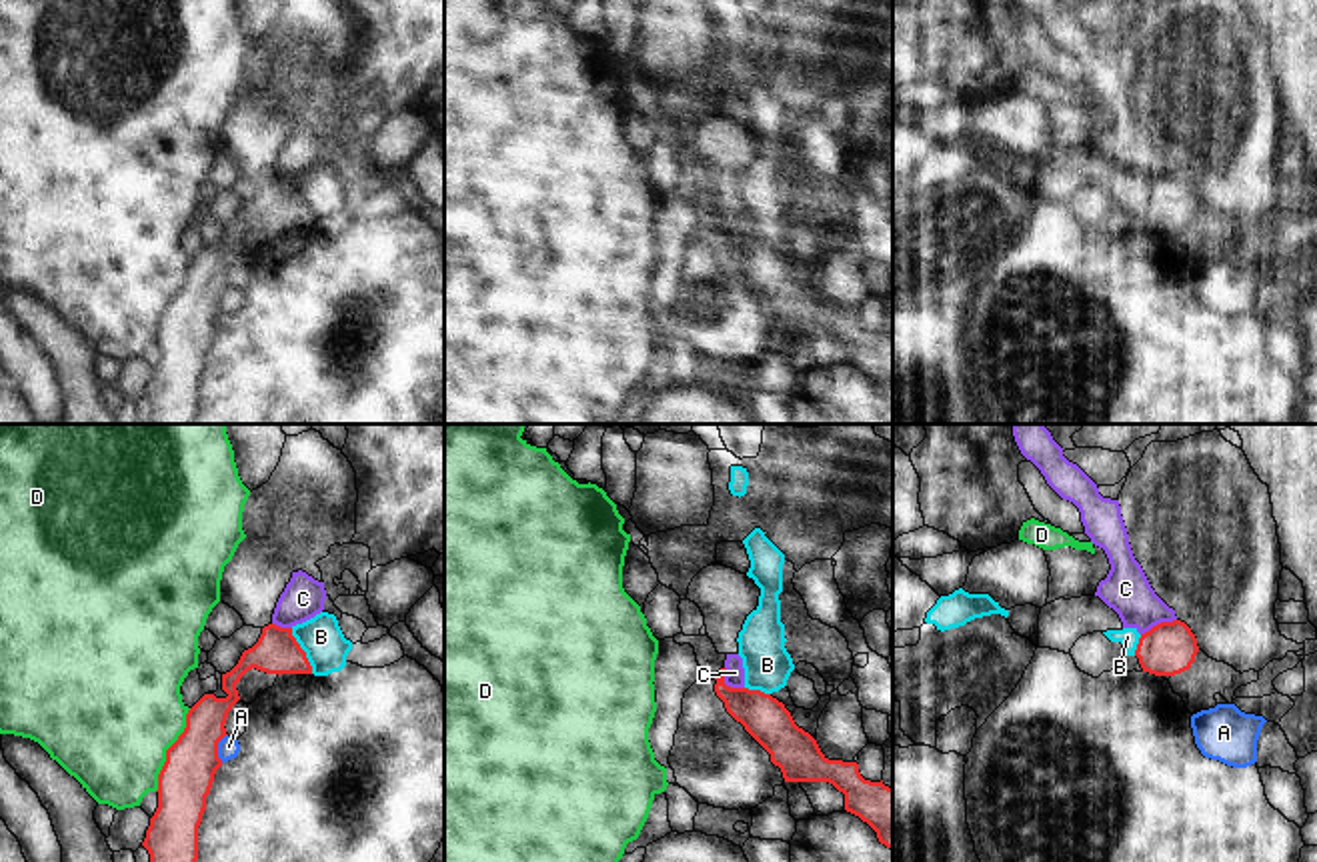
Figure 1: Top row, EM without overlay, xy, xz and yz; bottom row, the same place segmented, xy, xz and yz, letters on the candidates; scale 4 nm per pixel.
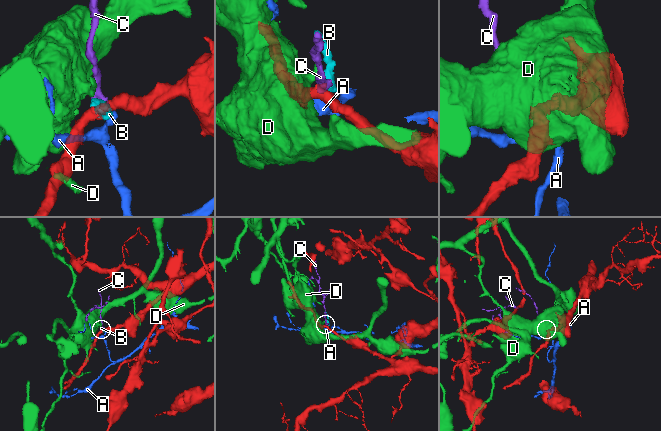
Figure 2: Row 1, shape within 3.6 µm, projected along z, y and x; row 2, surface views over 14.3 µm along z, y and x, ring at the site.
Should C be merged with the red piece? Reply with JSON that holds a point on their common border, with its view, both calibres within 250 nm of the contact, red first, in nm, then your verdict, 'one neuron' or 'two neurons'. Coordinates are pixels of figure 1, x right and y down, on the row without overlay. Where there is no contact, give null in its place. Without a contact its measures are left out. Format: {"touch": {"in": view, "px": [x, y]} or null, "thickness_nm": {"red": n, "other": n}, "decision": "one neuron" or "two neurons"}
{"touch": {"in": "xz", "px": [725, 236]}, "thickness_nm": {"red": 180, "other": 80}, "decision": "two neurons"}

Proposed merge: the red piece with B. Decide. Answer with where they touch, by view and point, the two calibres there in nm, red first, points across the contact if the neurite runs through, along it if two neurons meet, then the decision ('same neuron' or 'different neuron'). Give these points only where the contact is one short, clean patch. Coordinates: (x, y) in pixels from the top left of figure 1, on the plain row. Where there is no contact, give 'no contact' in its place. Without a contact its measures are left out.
contact xy (303, 202); calibres 180 and 170 nm; border xy (291, 180), (313, 224); different neuron

